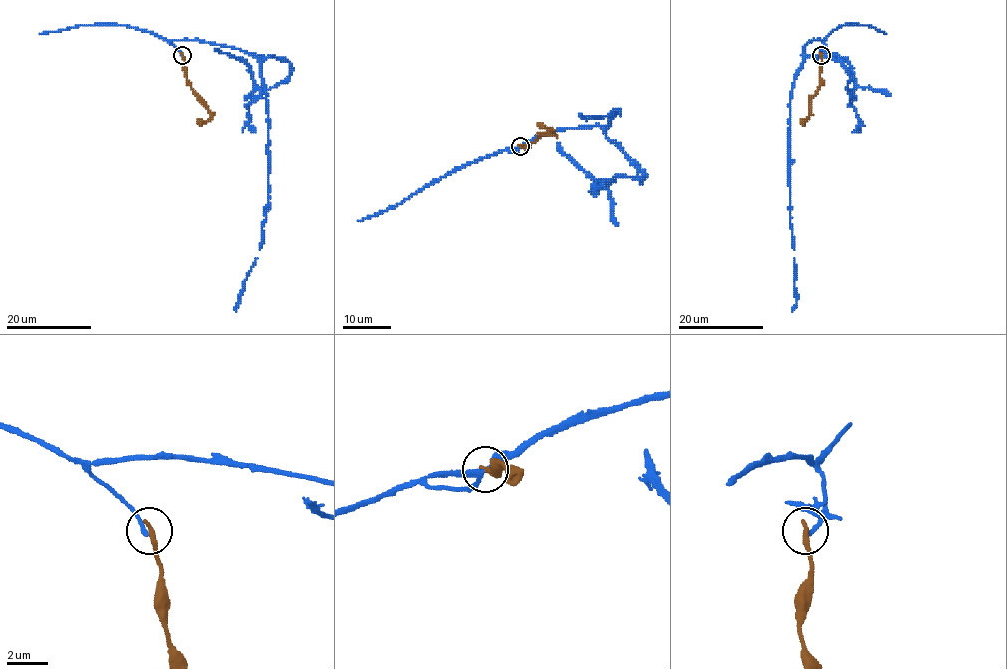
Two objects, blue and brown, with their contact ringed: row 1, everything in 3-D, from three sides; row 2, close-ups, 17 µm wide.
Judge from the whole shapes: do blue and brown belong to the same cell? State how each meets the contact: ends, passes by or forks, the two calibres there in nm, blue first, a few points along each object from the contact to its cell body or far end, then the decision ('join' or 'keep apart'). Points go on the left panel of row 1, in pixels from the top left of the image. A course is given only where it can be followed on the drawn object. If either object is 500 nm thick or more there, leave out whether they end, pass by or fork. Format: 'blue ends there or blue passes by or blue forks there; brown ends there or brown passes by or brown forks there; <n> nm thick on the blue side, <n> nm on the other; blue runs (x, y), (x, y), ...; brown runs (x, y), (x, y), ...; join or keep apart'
blue ends there; brown ends there; 200 nm thick on the blue side, 300 nm on the other; blue runs (182, 54), (172, 40), (193, 39), (251, 53), (259, 62), (267, 99), (268, 204), (262, 246), (235, 311); brown runs (182, 54), (187, 83), (211, 115), (205, 122), (197, 119); keep apart

